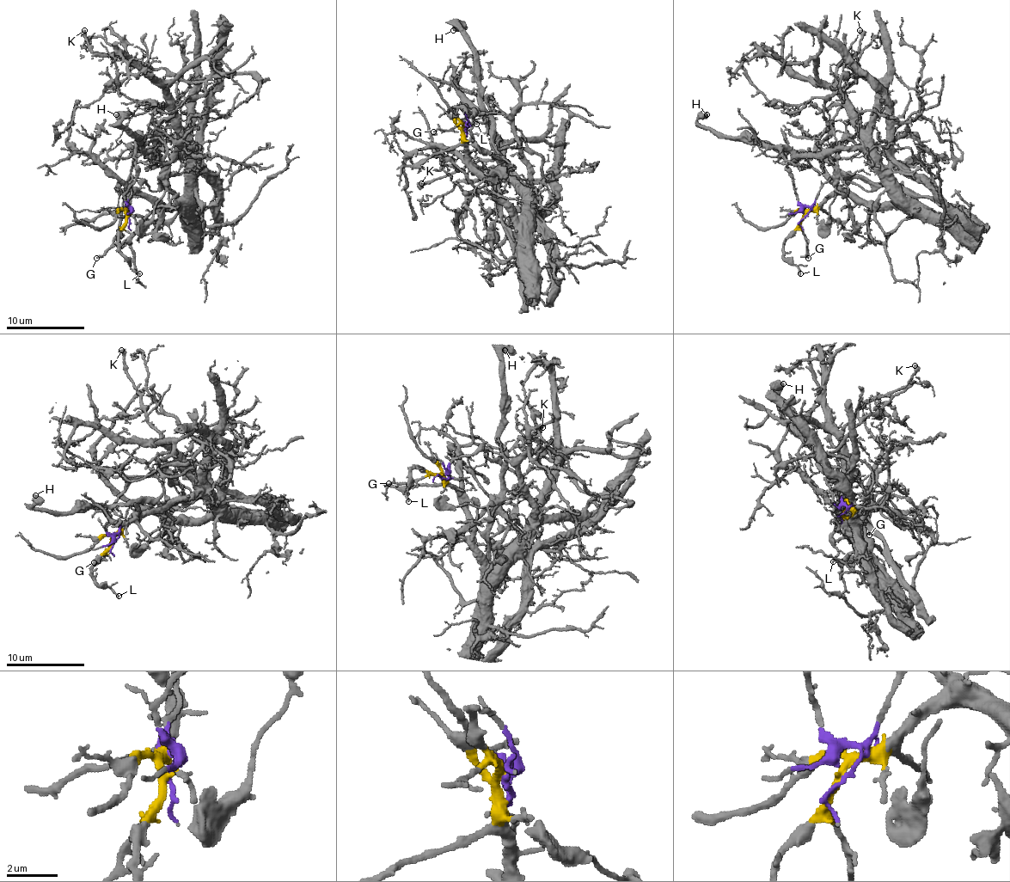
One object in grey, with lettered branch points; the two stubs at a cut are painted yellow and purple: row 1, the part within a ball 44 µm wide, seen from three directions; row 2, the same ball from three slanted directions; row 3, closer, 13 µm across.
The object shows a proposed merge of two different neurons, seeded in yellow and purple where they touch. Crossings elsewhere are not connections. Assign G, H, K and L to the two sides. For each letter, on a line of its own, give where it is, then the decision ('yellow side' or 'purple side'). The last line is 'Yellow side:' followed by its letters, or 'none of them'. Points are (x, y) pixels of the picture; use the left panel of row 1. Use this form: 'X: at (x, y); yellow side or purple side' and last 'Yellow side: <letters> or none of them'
G: at (96, 258); yellow side
H: at (116, 114); purple side
K: at (84, 30); yellow side
L: at (139, 273); yellow side
Yellow side: G, K, L

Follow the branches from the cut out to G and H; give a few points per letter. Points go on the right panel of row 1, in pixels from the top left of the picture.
G: (803, 216), (801, 229), (809, 259)
H: (804, 216), (791, 180), (787, 150), (714, 135), (697, 121), (706, 113)

